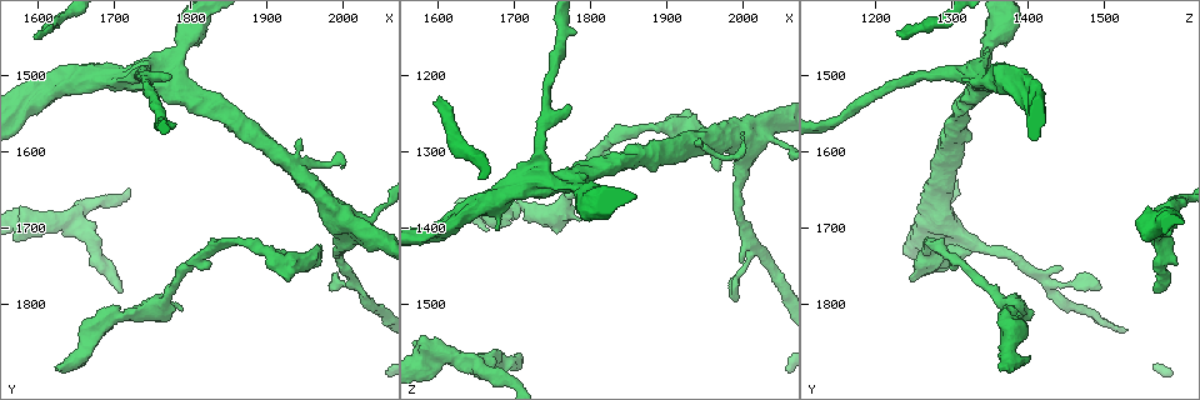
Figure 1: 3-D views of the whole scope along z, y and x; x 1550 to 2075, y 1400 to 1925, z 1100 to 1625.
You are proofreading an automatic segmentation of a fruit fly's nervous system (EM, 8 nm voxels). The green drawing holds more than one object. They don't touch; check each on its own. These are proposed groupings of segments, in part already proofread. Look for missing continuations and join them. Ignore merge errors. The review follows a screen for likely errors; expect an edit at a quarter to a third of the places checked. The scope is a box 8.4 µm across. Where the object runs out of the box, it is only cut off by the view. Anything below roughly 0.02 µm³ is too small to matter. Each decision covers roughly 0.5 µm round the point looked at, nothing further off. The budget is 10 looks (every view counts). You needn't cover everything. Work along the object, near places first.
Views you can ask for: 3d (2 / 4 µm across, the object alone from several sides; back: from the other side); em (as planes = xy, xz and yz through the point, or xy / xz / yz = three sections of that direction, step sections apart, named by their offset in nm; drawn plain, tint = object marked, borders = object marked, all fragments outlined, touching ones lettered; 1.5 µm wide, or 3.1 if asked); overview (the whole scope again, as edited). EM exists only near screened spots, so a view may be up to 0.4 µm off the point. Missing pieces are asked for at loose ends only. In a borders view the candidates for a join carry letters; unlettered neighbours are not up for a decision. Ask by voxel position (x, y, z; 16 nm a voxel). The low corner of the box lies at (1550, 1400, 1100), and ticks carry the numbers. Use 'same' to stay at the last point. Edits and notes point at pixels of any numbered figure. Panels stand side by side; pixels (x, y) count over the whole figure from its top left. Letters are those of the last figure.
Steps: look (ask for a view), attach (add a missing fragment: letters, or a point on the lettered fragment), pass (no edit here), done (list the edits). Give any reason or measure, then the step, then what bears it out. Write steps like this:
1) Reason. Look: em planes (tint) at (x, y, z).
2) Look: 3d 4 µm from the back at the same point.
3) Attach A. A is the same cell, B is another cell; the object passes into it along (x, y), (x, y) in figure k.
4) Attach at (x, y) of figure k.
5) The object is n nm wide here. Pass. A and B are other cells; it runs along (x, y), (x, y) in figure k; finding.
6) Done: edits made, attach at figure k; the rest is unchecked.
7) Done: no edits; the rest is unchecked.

An open end. Look: 3d 2 µm at (1625, 1890, 1365).

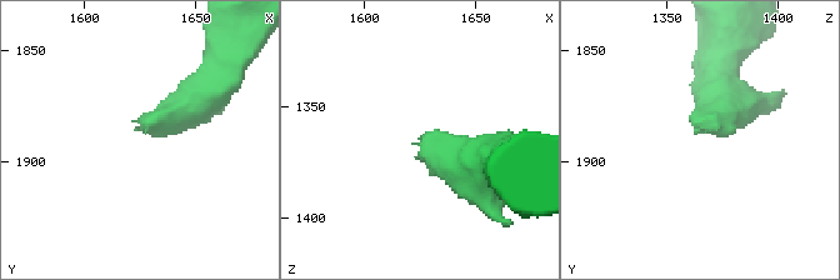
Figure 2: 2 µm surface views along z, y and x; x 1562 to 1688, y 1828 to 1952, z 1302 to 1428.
Look: em xz step 8 (tint) at (1627, 1888, 1364).

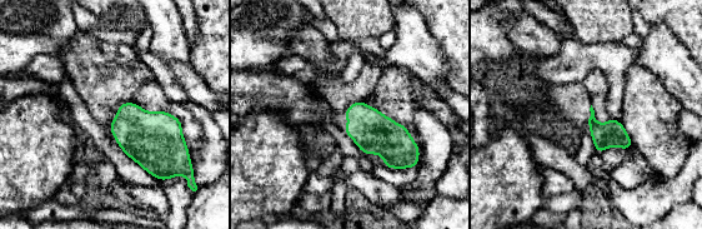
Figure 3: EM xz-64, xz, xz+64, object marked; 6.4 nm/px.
Look: em planes (borders) at the same point.

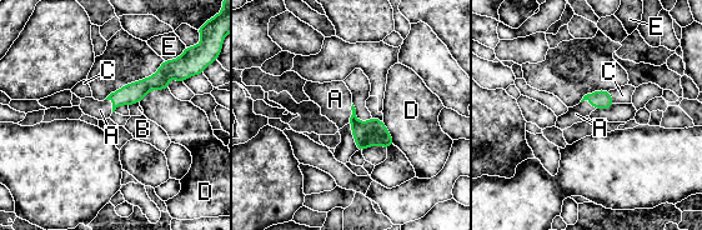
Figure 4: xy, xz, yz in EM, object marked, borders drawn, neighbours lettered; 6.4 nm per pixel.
Attach A. A is the same cell, B, C, D and E are other cells; the object passes into it along (134, 93), (113, 104), (100, 110) in figure 4; the neuron continues.

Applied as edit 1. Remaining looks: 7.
Look: overview.

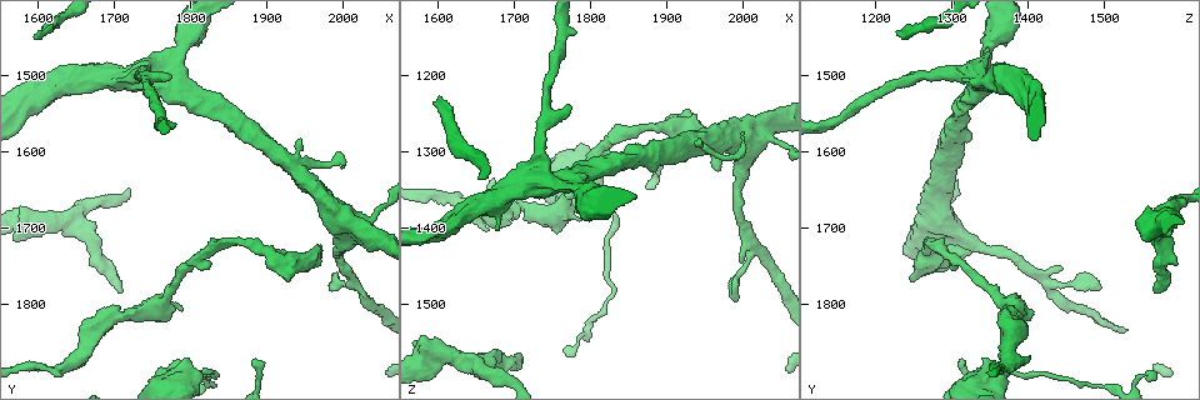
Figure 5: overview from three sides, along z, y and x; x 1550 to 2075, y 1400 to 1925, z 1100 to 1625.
Branch stops here. Look: 3d 4 µm at (1755, 1475, 1345).

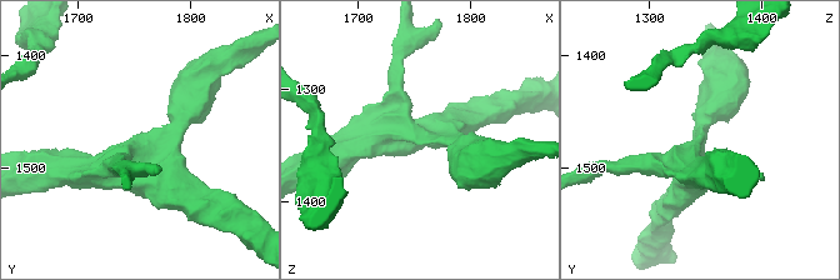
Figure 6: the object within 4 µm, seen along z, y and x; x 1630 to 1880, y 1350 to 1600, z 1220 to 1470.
Now the EM. Look: em planes (borders) at (1760, 1472, 1348).

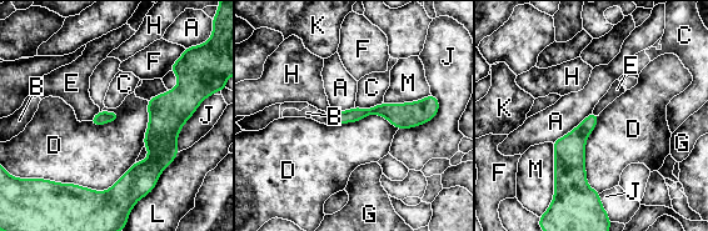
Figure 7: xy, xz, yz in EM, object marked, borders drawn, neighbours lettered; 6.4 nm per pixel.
Pass. A, B, C, D, E, F, G, H, J, K, L and M are other cells; it runs along (328, 113), (429, 114) in figure 7; no lettered fragment goes on from it.

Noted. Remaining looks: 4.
Tapers out. Look: 3d 4 µm at (1605, 1440, 1230).

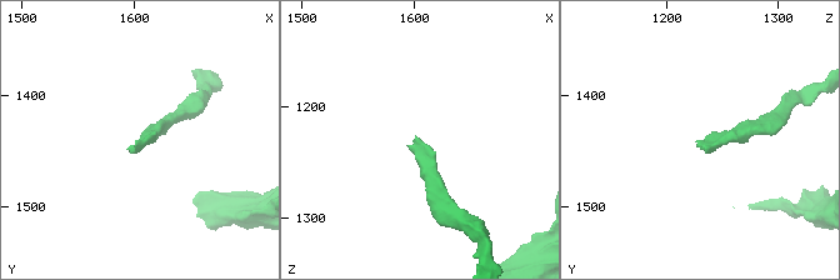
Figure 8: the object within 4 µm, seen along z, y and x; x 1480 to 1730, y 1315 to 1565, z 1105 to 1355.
Need the tissue. Look: em planes (borders) at (1604, 1440, 1228).

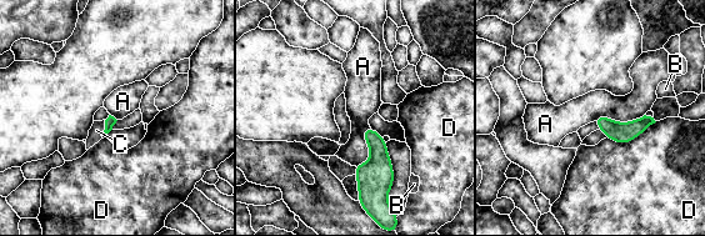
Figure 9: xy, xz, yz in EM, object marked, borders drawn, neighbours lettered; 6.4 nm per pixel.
Attach C. C is the same cell, A, B and D are other cells; the object passes into it along (110, 121), (105, 126), (98, 127) in figure 9; it goes on there.

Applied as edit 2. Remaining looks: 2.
An open end. Look: em planes (borders) at (1710, 1780, 1565).

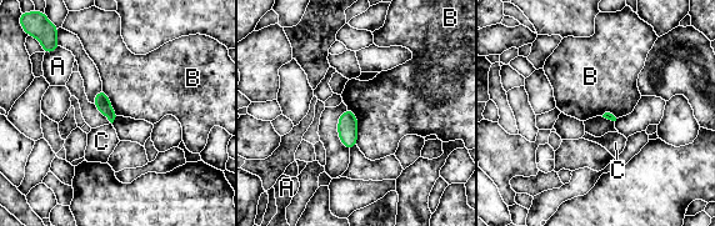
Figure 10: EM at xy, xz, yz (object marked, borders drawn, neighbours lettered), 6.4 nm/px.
The longest contact is with B, 240 nm. Pass. A, B and C are other cells; a border runs along (348, 108), (358, 121), (356, 144) in figure 10; none of them fits.

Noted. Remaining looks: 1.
Done: edits made, attach at figure 4, attach at figure 9; the rest is unchecked.

